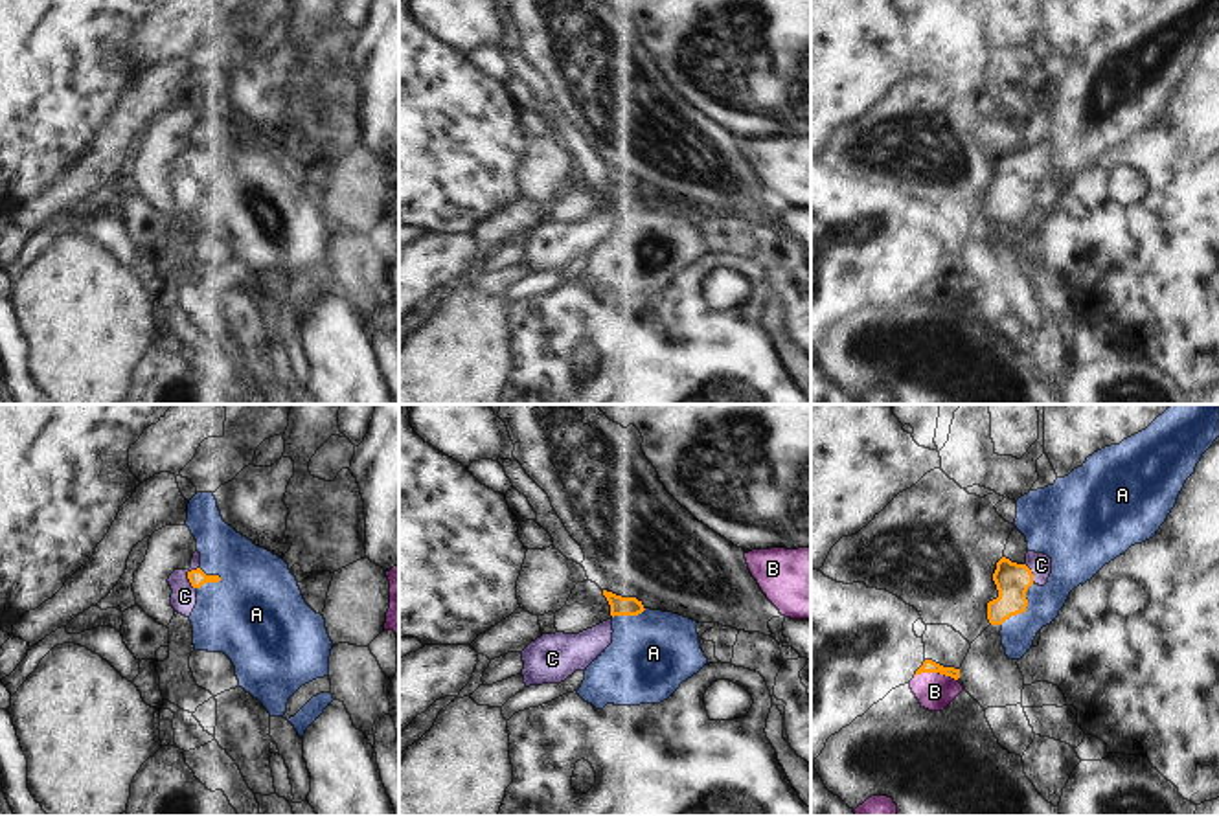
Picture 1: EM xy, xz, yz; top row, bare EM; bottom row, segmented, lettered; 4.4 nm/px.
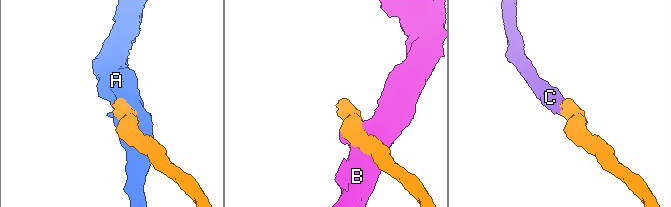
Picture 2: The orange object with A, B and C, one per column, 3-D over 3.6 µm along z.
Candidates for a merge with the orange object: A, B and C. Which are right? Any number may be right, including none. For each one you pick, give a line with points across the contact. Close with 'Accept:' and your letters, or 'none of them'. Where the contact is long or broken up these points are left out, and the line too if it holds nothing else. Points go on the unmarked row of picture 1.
C: across xy (197, 166), (188, 164), (184, 184)
Accept: C

